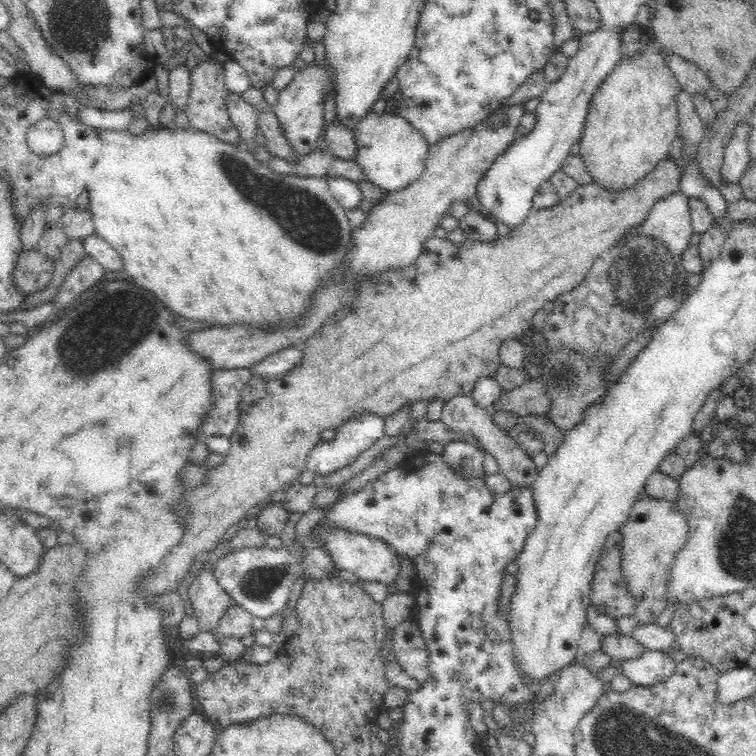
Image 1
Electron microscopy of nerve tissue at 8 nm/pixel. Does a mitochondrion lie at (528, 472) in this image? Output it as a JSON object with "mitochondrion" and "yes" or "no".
{"mitochondrion":"no"}

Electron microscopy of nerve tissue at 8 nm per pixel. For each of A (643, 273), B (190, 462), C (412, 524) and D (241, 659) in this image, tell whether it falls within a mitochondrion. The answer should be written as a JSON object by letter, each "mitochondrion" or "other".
{"A":"mitochondrion","B":"other","C":"mitochondrion","D":"other"}

